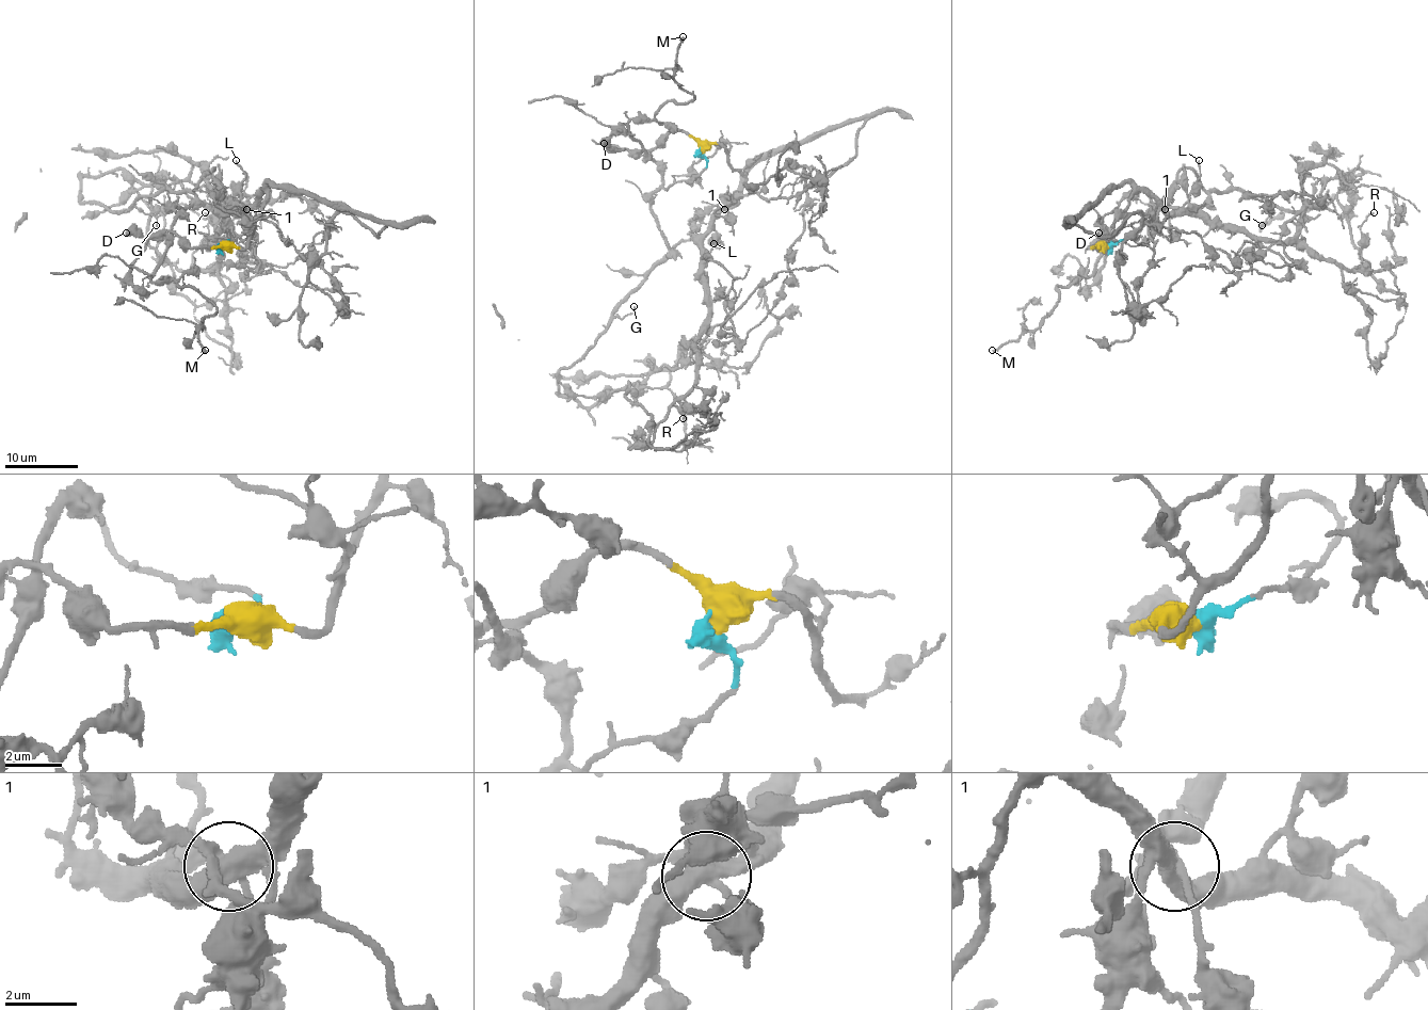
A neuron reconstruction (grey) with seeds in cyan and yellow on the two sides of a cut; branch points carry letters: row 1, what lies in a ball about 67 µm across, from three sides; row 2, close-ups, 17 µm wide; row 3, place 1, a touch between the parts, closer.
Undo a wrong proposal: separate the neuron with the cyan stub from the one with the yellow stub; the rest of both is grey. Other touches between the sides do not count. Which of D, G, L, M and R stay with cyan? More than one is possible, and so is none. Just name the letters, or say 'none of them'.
G, M

